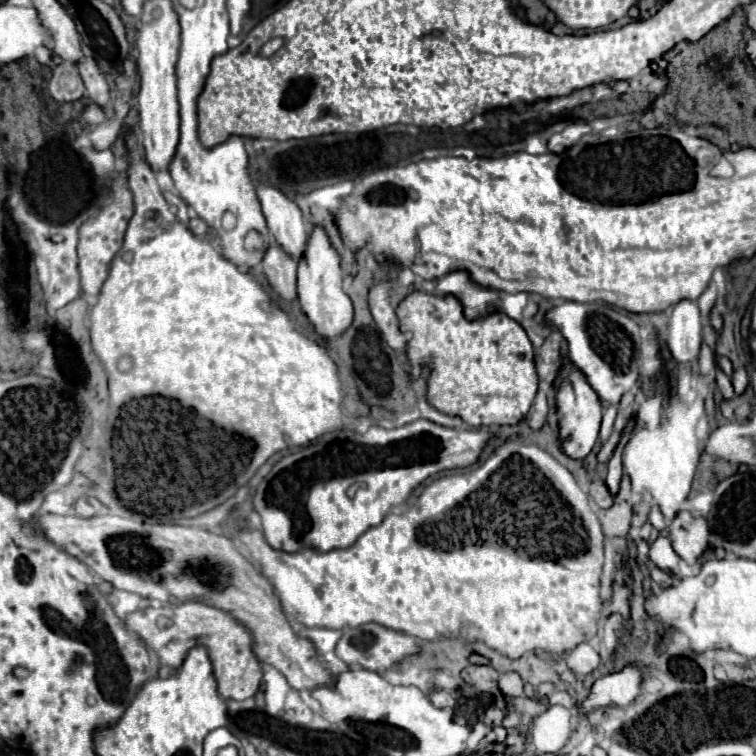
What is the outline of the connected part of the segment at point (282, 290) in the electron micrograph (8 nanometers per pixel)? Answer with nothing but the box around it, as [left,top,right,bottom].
[260,244,296,300]

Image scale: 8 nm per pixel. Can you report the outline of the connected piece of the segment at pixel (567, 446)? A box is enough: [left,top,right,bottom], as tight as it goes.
[556,370,602,460]

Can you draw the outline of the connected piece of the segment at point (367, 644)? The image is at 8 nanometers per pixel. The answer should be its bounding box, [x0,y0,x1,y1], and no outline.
[336,624,420,674]

